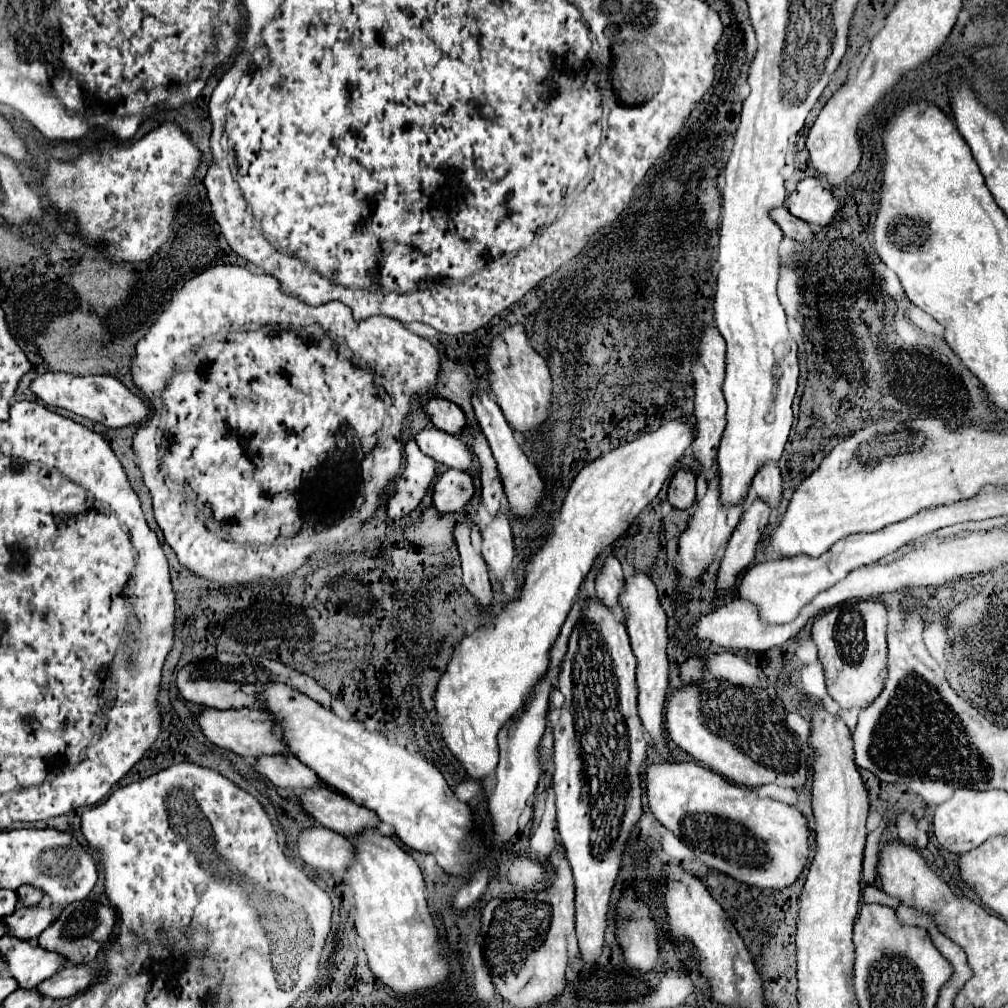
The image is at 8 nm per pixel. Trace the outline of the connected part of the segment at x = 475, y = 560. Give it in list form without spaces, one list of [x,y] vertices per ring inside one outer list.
[[[469,521],[455,525],[455,543],[461,555],[461,567],[463,567],[463,583],[465,587],[477,597],[477,603],[489,605],[491,603],[491,583],[487,573],[487,563],[479,553],[475,553],[471,539],[469,539],[471,527]]]

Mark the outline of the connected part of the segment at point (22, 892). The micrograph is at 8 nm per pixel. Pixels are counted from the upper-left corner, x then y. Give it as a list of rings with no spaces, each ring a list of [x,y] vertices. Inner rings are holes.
[[[21,885],[19,889],[17,889],[17,895],[19,895],[19,903],[21,905],[37,905],[37,903],[41,903],[41,899],[43,899],[43,891],[37,891],[35,887],[27,887],[27,885]]]

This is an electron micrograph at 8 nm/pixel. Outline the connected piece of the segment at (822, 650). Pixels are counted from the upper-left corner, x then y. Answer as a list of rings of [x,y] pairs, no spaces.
[[[857,601],[843,603],[841,607],[821,613],[813,621],[813,641],[819,647],[819,661],[825,669],[827,691],[835,703],[845,709],[865,705],[873,701],[881,689],[883,679],[879,673],[885,669],[885,629],[887,629],[887,611],[881,601]]]

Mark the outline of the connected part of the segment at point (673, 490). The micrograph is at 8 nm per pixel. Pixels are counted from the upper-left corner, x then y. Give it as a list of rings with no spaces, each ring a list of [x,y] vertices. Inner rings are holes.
[[[681,467],[669,483],[669,503],[677,509],[689,509],[695,503],[695,473]]]

